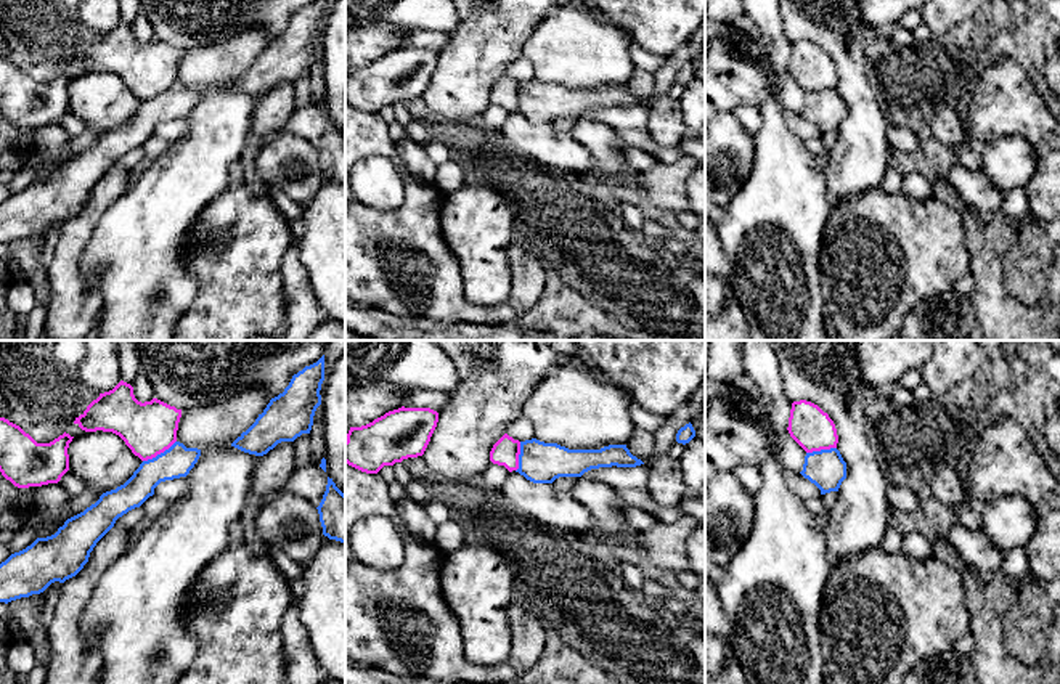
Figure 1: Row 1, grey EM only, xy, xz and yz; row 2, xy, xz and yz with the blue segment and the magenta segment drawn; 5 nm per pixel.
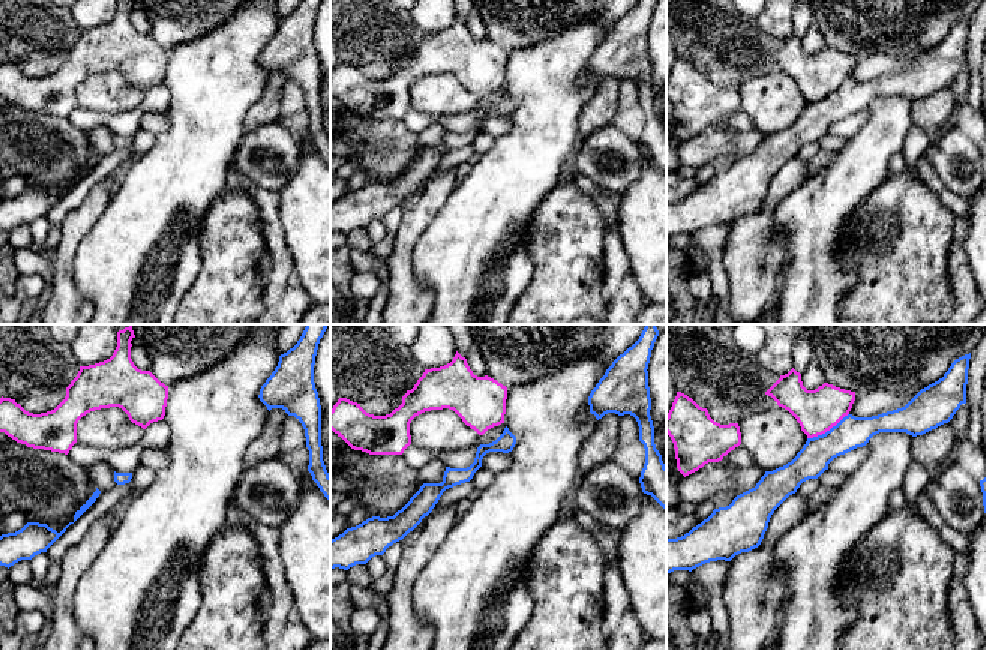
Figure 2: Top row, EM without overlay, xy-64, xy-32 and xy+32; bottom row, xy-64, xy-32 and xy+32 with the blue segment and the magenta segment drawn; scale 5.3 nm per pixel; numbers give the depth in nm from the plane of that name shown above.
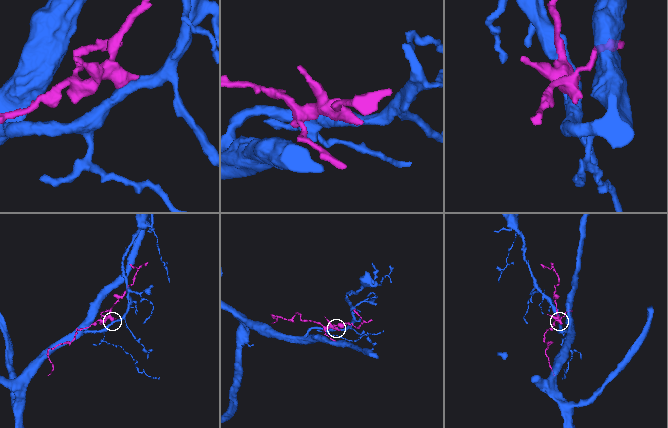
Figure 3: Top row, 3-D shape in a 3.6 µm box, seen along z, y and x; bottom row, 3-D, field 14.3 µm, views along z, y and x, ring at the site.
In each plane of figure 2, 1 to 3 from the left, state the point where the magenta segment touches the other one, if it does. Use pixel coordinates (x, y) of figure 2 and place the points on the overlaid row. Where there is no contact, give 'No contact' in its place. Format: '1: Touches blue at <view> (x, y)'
1: No contact
2: No contact
3: Touches blue at xy+32 (827, 431)

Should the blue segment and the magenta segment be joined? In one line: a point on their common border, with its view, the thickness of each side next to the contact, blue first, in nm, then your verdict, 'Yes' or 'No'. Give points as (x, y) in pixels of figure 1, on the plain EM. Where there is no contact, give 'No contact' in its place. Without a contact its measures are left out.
Touches blue at xy (161, 93). Thickness 160 nm (blue) against 280 nm. No

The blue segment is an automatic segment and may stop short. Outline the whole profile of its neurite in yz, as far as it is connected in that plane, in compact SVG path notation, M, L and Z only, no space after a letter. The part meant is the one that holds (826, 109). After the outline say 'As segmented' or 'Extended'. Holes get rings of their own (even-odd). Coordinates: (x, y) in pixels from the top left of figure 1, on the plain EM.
M837 88L806 93L803 111L805 119L814 124L821 135L838 132L846 119L846 103Z. As segmented

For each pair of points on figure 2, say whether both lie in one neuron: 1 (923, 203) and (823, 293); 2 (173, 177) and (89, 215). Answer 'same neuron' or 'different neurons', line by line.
1: different neurons
2: different neurons

